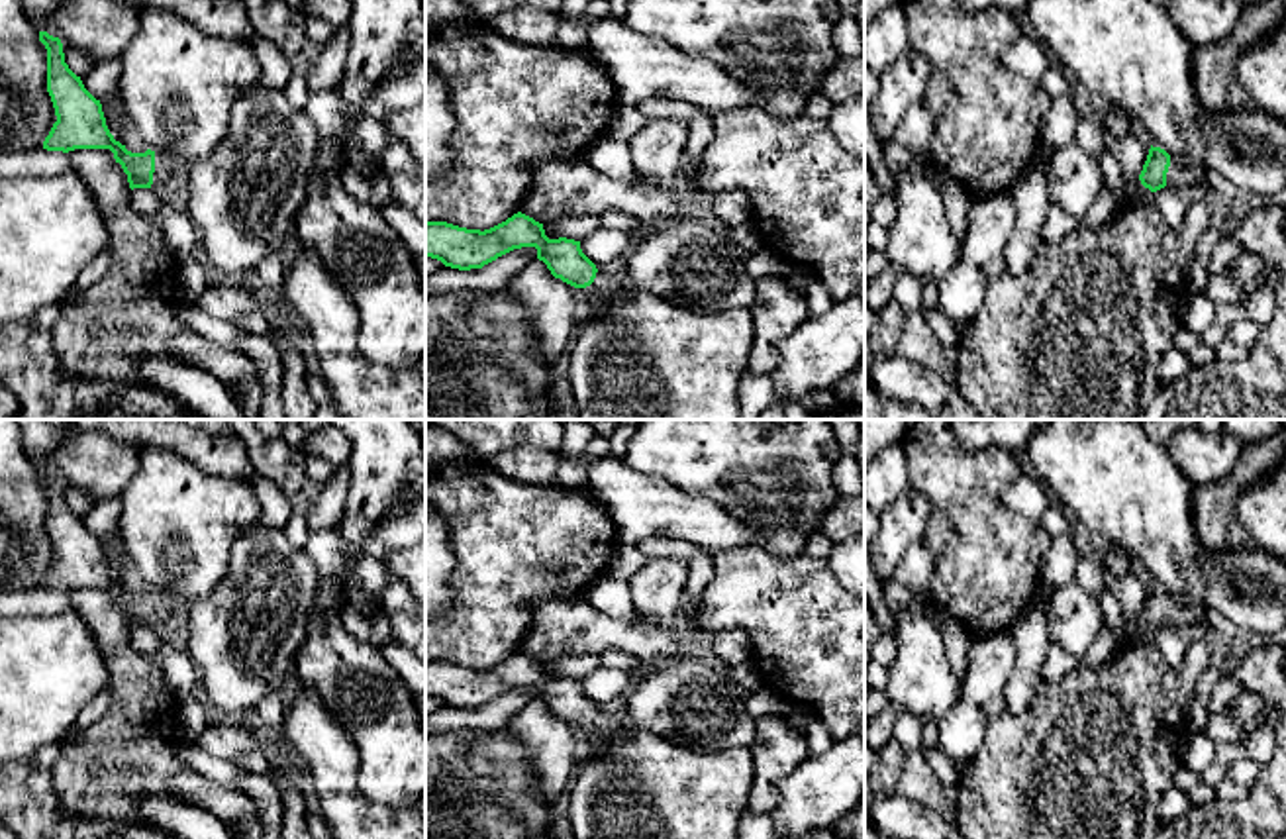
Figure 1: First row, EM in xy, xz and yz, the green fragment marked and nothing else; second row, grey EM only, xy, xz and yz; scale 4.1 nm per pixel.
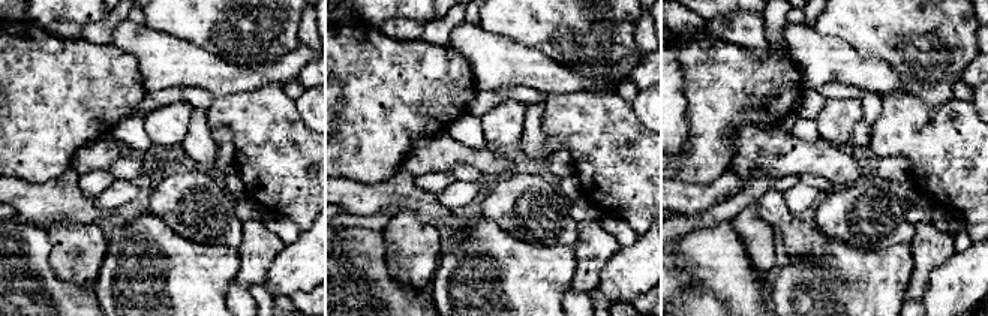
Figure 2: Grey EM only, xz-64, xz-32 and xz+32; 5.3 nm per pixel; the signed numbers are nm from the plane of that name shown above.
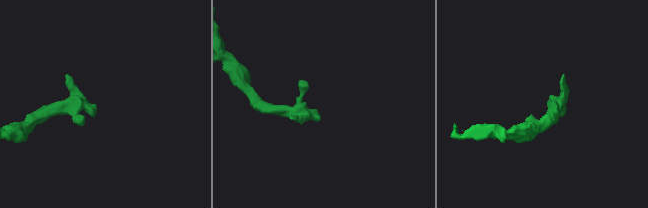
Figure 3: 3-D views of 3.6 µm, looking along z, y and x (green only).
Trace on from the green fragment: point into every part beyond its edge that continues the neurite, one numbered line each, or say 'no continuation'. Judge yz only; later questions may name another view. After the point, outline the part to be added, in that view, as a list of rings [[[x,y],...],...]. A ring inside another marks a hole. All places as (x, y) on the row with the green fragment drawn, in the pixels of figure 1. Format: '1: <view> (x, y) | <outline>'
1: yz (1188, 181) | [[[1170,159],[1170,167],[1166,173],[1166,186],[1176,188],[1184,196],[1204,194],[1204,180],[1196,169],[1184,167],[1180,161]]]

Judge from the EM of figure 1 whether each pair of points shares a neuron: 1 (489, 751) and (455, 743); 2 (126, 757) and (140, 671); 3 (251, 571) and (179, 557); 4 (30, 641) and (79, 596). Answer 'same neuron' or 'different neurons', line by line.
1: different neurons
2: same neuron
3: different neurons
4: different neurons

